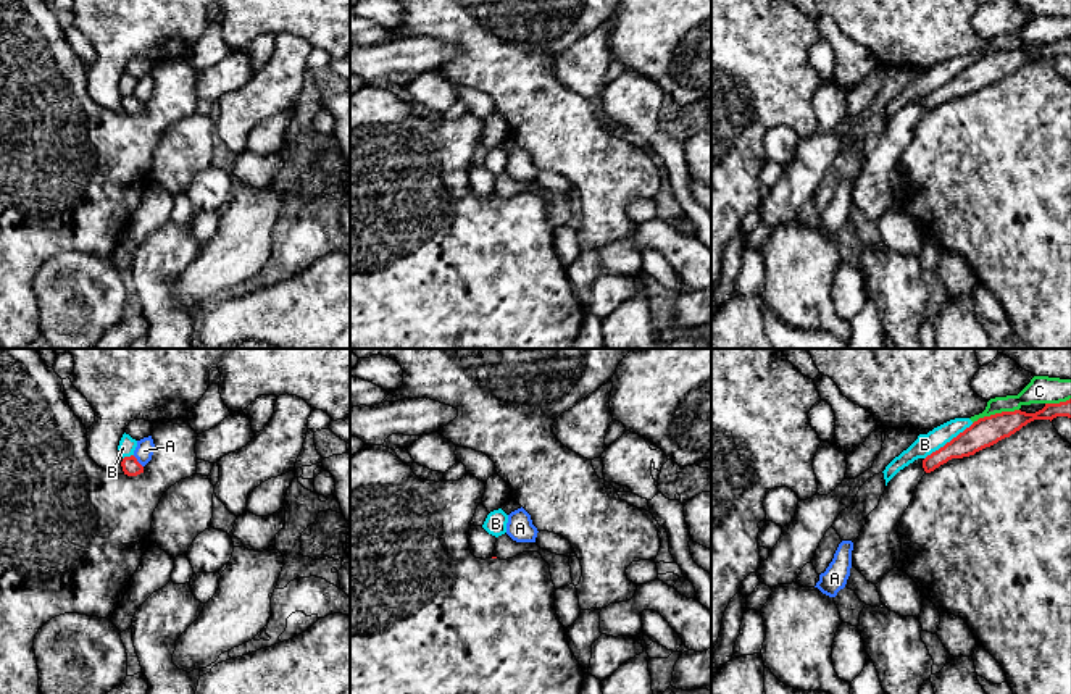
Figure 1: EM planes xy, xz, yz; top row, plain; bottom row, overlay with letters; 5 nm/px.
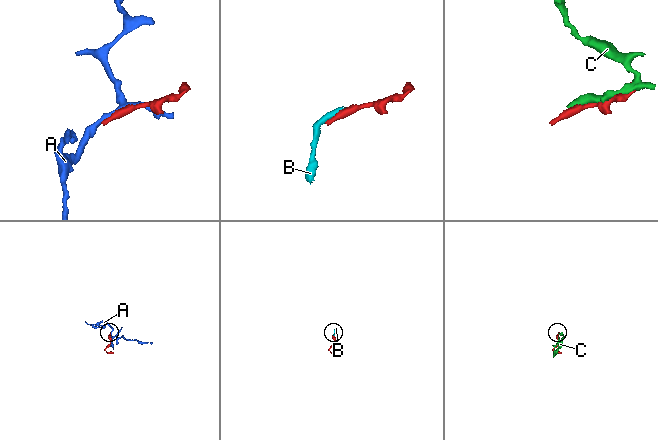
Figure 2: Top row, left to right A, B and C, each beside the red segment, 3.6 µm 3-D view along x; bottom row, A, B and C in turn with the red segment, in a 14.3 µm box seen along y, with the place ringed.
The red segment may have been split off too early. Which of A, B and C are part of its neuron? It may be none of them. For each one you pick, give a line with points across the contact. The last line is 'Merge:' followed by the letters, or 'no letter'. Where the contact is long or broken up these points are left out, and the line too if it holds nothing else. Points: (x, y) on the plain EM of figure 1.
Merge: no letter

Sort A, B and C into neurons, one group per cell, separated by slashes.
A / B C

